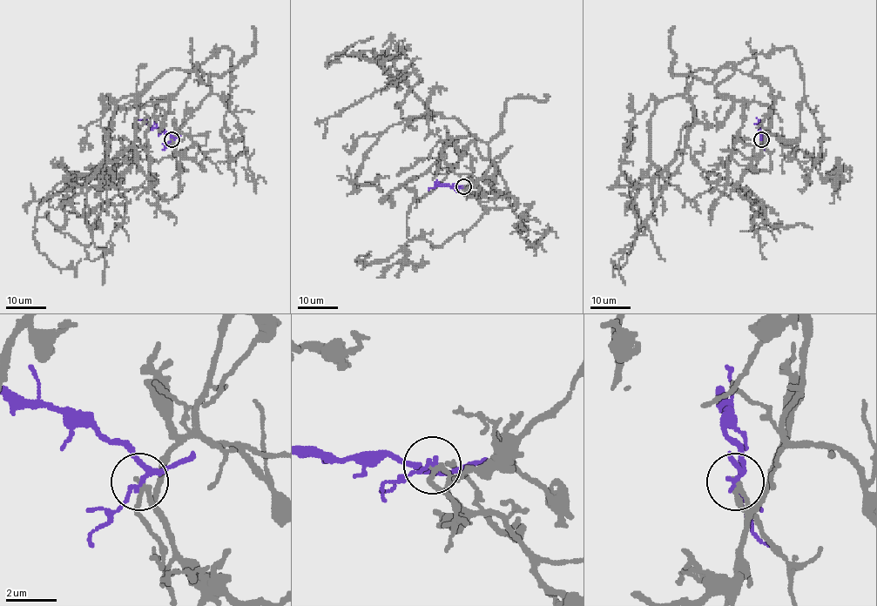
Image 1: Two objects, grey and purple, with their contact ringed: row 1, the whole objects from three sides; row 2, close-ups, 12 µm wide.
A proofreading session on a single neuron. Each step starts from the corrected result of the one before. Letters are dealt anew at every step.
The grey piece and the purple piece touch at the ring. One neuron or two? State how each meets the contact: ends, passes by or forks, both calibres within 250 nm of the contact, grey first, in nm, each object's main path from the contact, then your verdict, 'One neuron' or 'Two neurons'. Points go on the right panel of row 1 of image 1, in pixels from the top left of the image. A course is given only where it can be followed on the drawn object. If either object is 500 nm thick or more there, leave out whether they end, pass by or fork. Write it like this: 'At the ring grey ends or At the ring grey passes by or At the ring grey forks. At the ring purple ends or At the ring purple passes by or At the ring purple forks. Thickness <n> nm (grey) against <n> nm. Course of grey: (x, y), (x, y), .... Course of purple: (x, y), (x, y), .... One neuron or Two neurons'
At the ring grey passes by. At the ring purple forks. Thickness 170 nm (grey) against 160 nm. Course of grey: (760, 140), (764, 78), (697, 70), (659, 102), (651, 164), (630, 183), (641, 225), (614, 276). Course of purple: (760, 140), (758, 122), (764, 120). Two neurons

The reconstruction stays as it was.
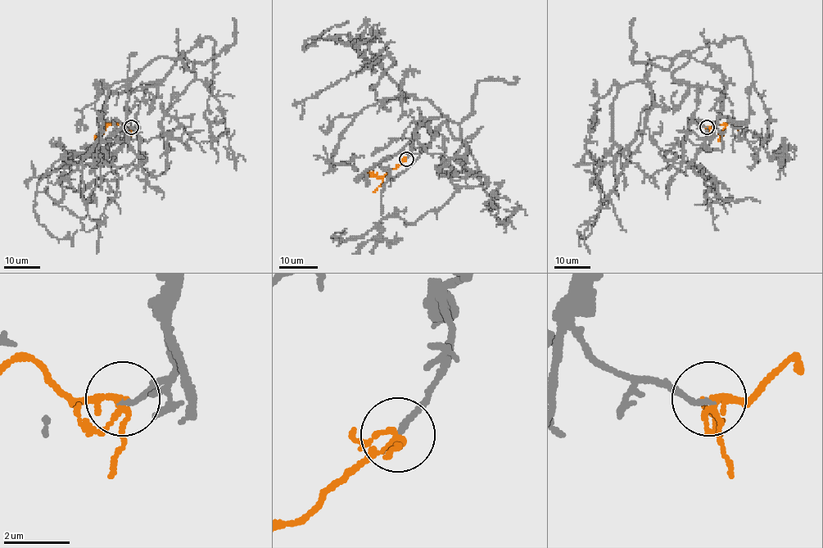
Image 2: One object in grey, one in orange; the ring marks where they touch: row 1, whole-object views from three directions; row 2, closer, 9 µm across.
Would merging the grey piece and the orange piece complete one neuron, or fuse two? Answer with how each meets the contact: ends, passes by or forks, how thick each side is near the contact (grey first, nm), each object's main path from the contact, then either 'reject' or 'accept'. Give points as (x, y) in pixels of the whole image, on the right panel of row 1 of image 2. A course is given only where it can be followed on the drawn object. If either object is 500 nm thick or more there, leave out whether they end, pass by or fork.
grey ends there; orange forks there; 170 nm thick on the grey side, 130 nm on the other; grey runs (707, 127), (698, 88), (671, 75), (685, 52), (618, 90), (580, 246); orange runs (707, 127), (716, 122), (725, 125), (718, 142); accept

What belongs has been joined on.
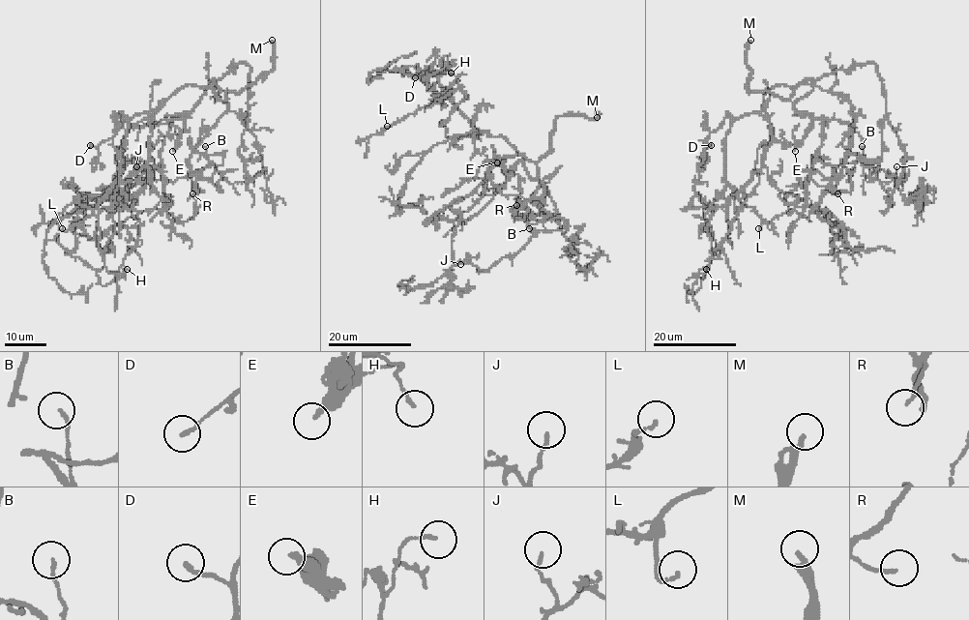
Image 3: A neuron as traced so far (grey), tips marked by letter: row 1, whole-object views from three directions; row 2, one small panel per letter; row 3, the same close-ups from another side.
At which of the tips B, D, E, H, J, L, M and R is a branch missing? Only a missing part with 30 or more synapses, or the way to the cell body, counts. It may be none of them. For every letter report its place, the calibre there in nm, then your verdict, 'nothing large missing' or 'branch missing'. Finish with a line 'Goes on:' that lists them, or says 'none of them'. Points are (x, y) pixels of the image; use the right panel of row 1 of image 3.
B: place (862, 146); calibre 130 nm; nothing large missing
D: place (711, 145); calibre 160 nm; nothing large missing
E: place (795, 151); calibre 240 nm; branch missing
H: place (706, 269); calibre 140 nm; nothing large missing
J: place (896, 166); calibre 110 nm; nothing large missing
L: place (758, 228); calibre 110 nm; branch missing
M: place (750, 40); calibre 160 nm; branch missing
R: place (837, 193); calibre 110 nm; nothing large missing
Goes on: E, L, M

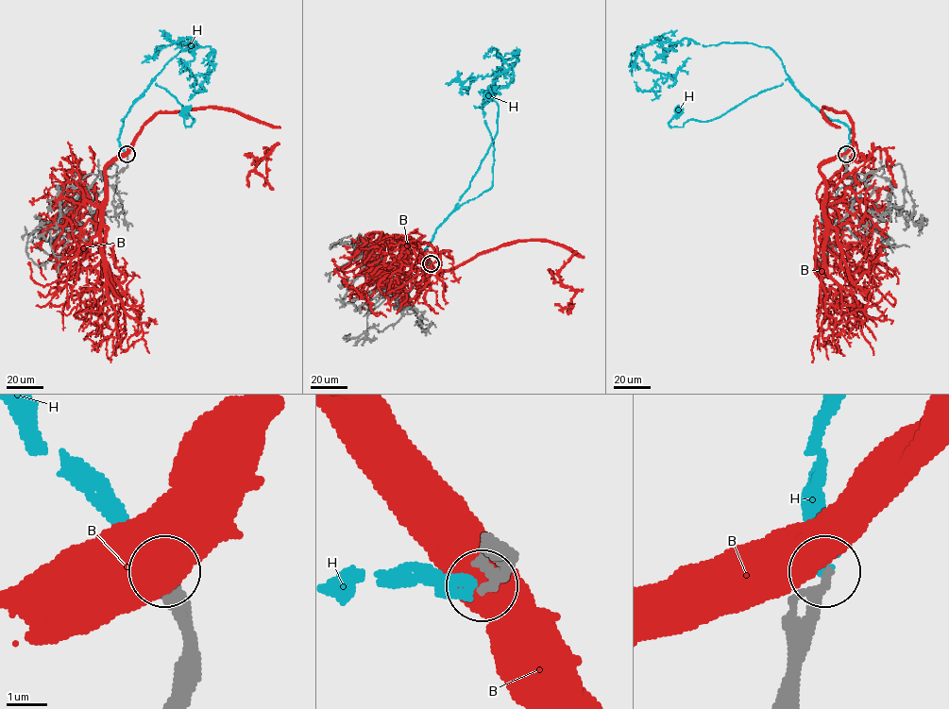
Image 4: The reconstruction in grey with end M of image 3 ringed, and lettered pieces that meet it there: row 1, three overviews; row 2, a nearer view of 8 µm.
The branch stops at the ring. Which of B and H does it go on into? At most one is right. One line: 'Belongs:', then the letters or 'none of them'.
Belongs: H

